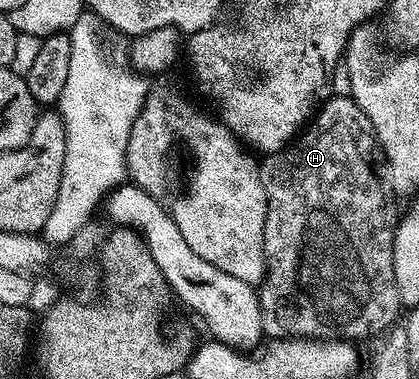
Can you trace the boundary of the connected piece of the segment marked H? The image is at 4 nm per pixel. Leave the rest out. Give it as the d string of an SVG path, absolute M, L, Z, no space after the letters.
M331 95L322 102L304 131L299 132L293 141L287 143L277 153L268 153L261 158L262 186L266 192L264 219L266 280L260 286L258 299L262 309L263 331L267 338L355 339L354 337L366 337L370 332L381 334L397 322L394 320L398 317L398 309L403 308L398 294L398 276L394 270L394 232L398 230L400 212L398 213L397 207L394 206L393 199L386 194L381 179L374 174L374 153L376 157L376 138L368 115L364 115L364 111L354 102L353 97Z

